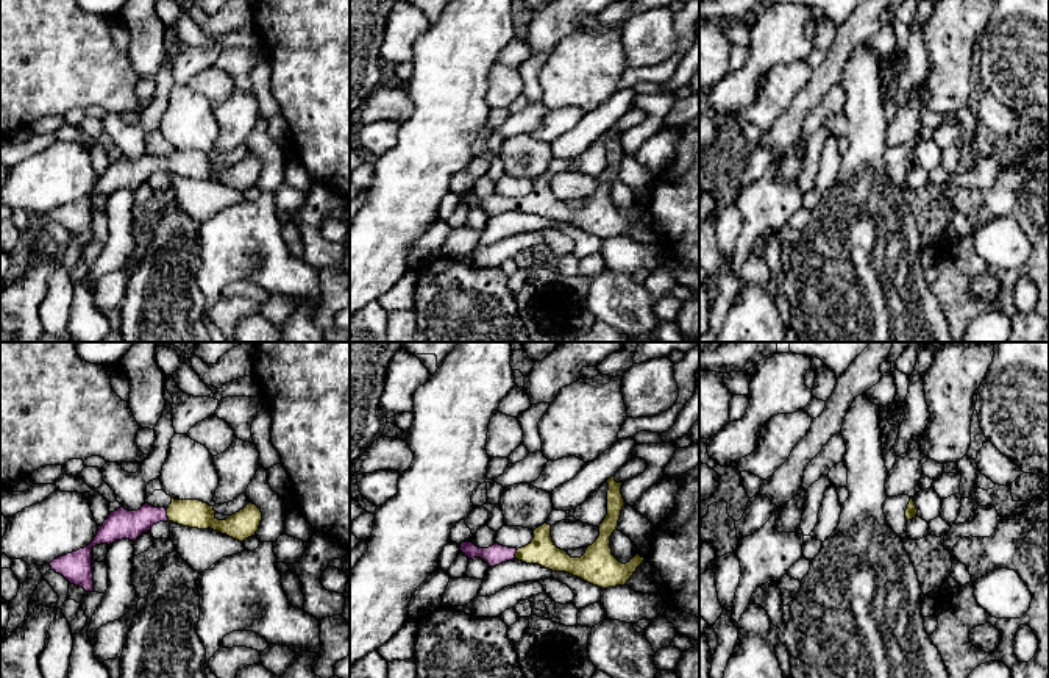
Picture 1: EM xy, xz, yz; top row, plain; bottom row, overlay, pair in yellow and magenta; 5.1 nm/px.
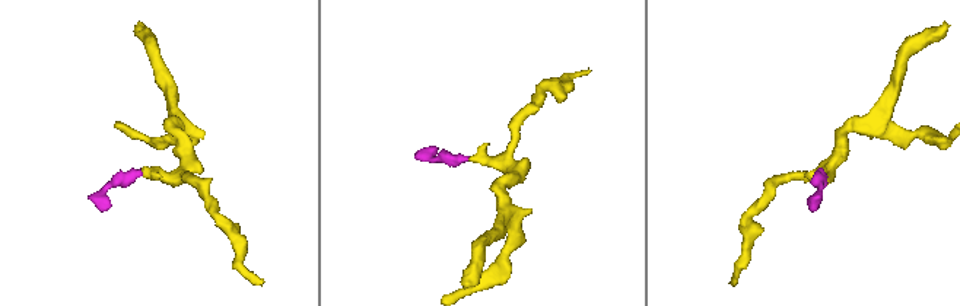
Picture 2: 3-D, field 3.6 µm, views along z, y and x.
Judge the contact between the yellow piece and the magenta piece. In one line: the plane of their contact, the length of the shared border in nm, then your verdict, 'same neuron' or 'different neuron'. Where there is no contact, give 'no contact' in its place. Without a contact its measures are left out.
contact in xy; length 60 nm; same neuron

